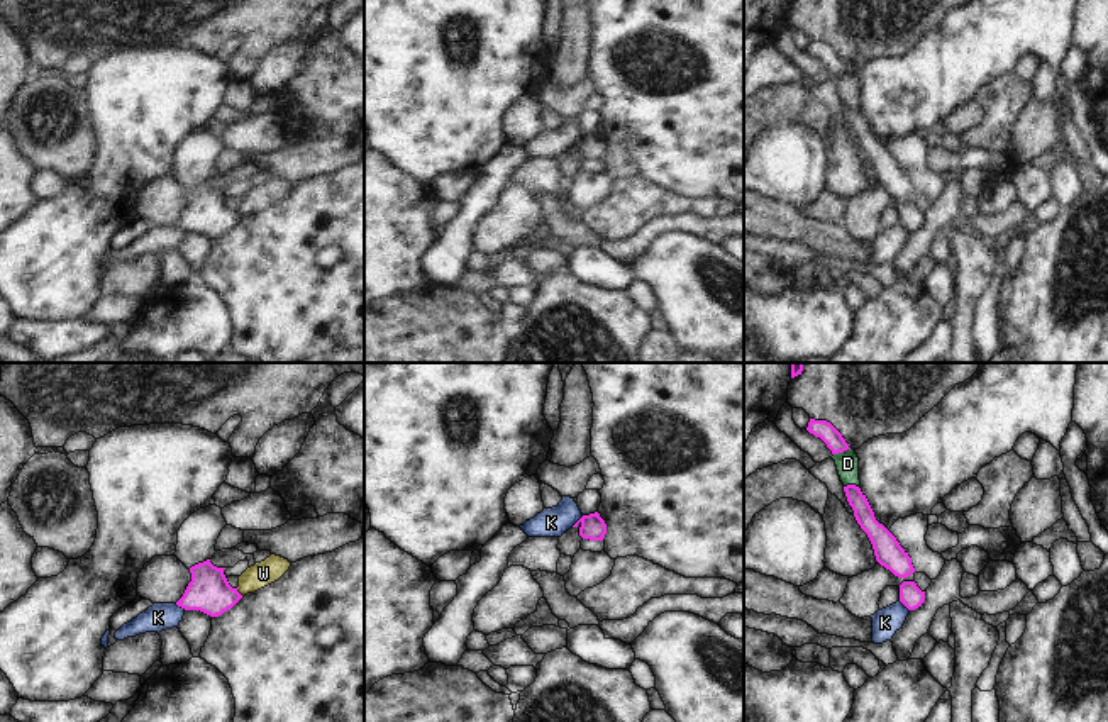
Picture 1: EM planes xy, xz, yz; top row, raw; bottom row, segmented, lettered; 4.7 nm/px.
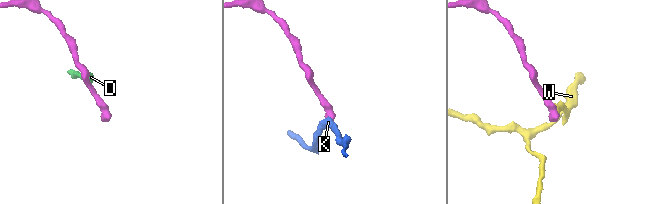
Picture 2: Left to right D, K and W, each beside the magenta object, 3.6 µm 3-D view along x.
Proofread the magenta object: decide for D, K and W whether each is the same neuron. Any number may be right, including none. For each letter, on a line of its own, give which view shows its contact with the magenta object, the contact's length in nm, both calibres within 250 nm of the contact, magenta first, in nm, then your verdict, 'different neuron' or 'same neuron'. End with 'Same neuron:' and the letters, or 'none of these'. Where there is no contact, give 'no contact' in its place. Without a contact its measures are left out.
D: yz | 90 nm | 90/110 nm | different neuron
K: xz | 80 nm | 120/140 nm | different neuron
W: xy | 50 nm | 200/120 nm | different neuron
Same neuron: none of these

